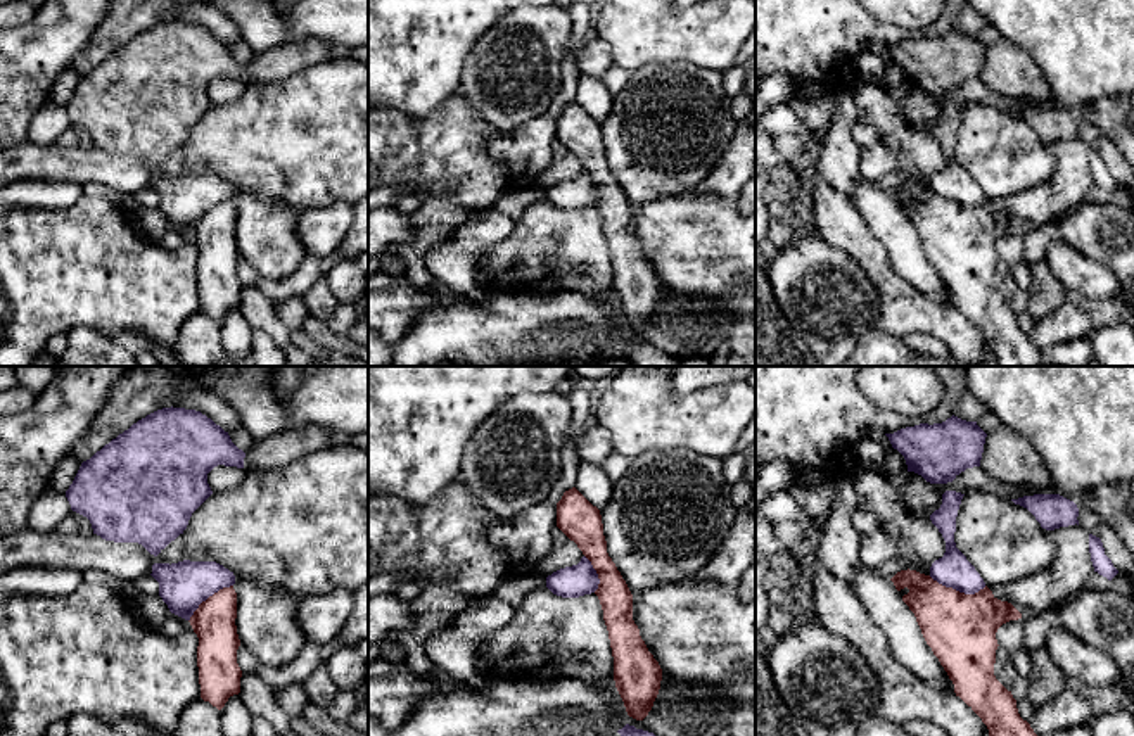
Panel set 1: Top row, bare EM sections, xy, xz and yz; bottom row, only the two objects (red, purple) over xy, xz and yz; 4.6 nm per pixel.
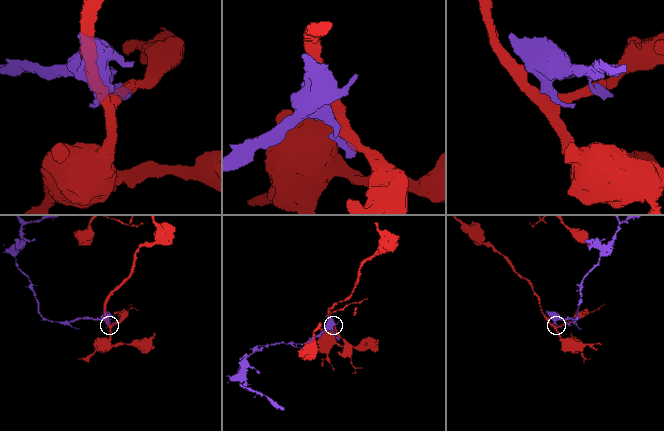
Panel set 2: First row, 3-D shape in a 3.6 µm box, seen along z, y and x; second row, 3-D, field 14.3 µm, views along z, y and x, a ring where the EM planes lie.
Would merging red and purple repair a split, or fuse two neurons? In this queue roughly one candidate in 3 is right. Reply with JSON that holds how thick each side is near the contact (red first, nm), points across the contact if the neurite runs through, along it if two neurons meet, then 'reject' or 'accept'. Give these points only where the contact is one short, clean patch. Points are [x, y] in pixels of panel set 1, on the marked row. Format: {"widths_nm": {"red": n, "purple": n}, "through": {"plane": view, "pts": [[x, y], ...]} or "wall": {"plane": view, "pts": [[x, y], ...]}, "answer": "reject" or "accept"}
{"widths_nm": {"red": 320, "purple": 160}, "answer": "accept"}

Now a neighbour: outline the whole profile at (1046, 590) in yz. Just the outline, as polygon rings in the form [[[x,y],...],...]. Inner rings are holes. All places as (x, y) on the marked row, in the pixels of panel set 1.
[[[1080,525],[1049,530],[1056,546],[1054,562],[1030,577],[989,587],[994,598],[1011,603],[1022,619],[1046,610],[1058,610],[1080,593],[1094,574],[1089,553],[1089,534]]]

